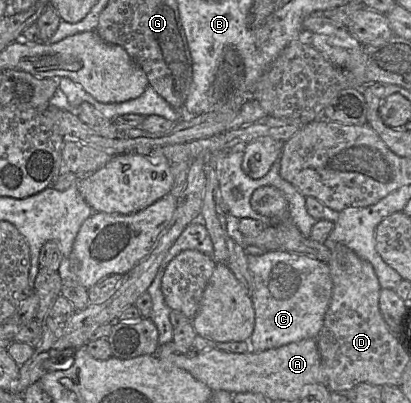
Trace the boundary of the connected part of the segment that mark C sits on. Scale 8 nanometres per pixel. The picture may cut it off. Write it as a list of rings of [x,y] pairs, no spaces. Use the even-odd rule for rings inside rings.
[[[284,250],[263,255],[246,255],[253,276],[251,299],[255,310],[255,326],[249,339],[250,352],[262,352],[283,345],[316,338],[323,326],[324,315],[333,283],[327,263],[303,254]]]

